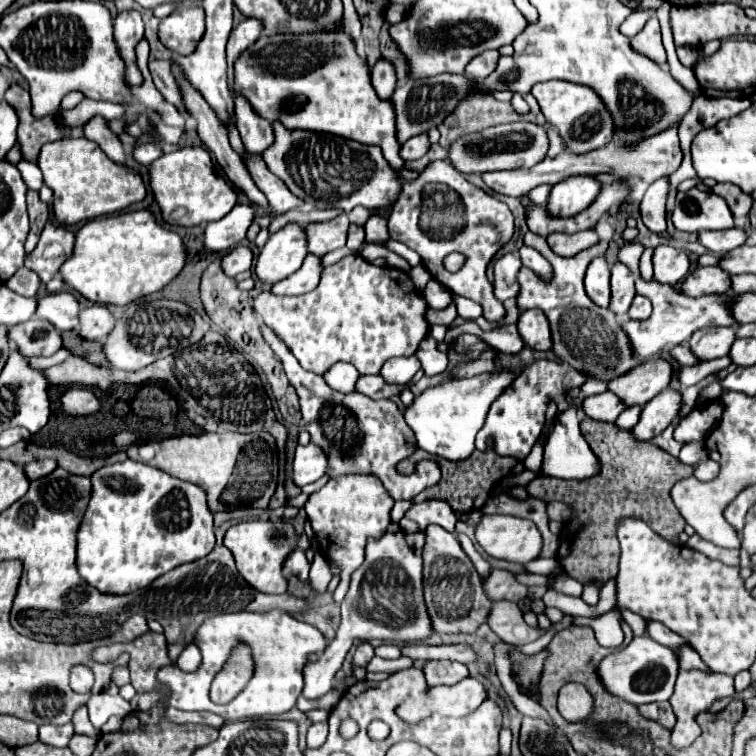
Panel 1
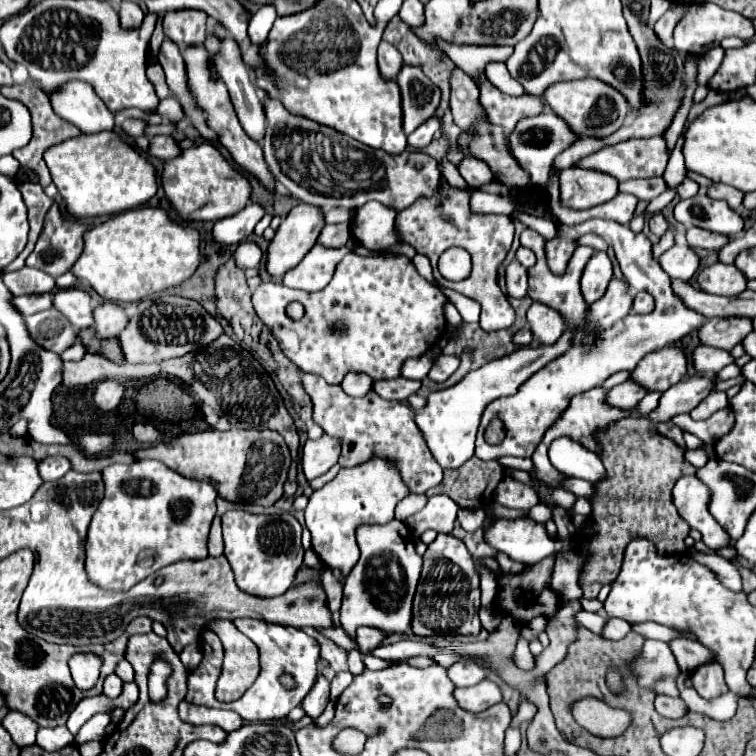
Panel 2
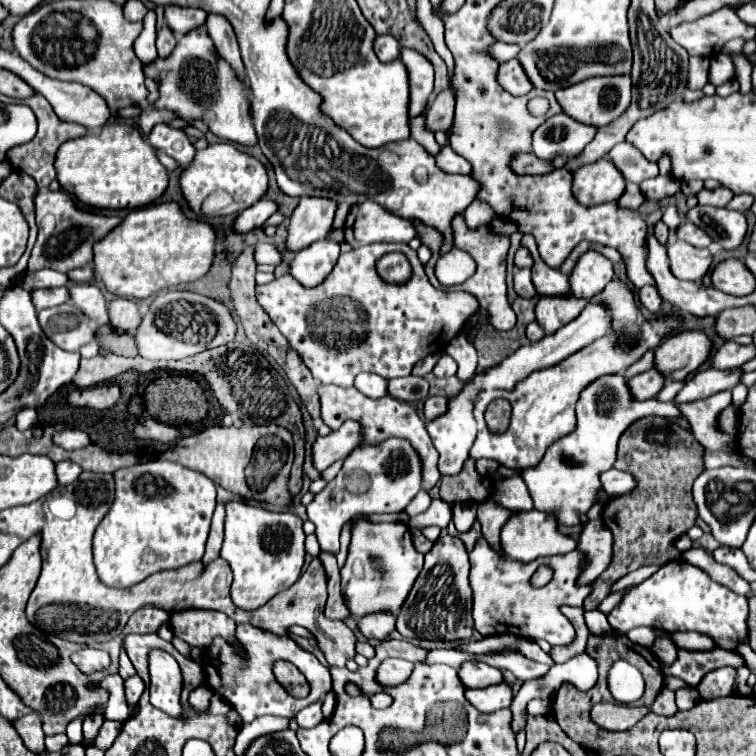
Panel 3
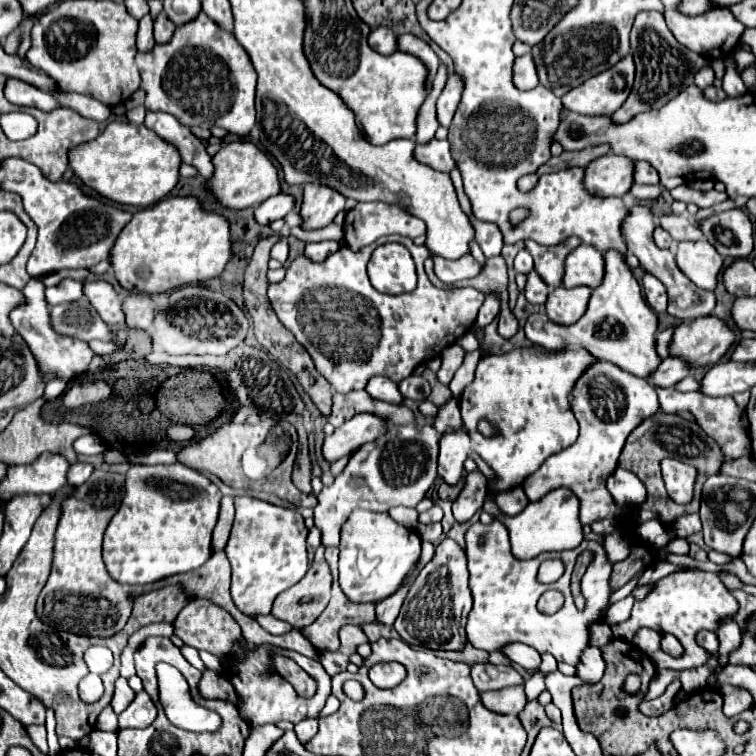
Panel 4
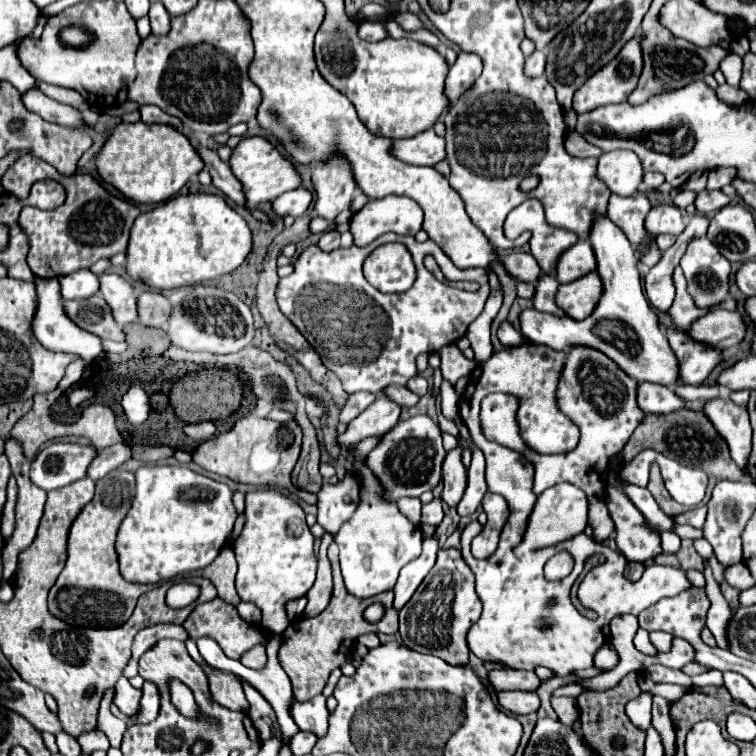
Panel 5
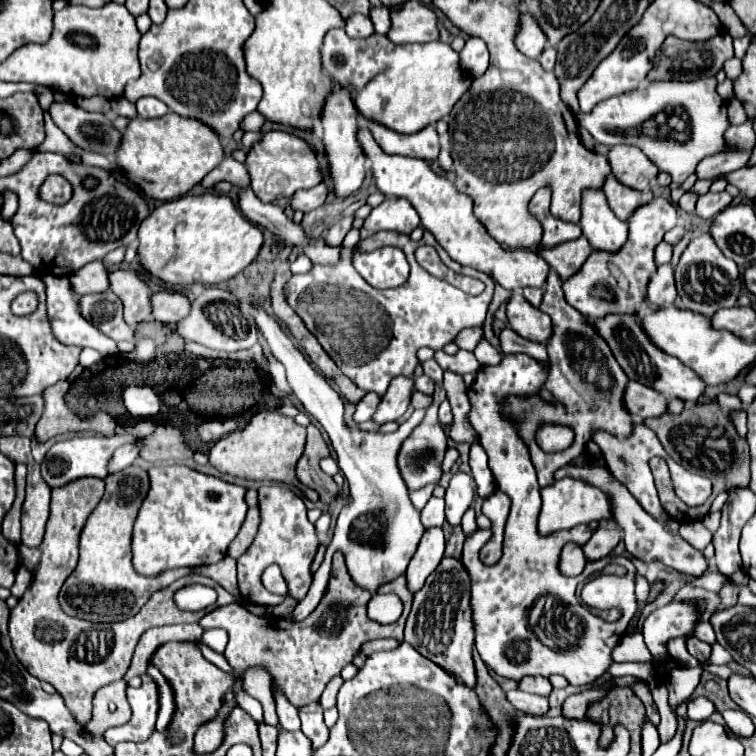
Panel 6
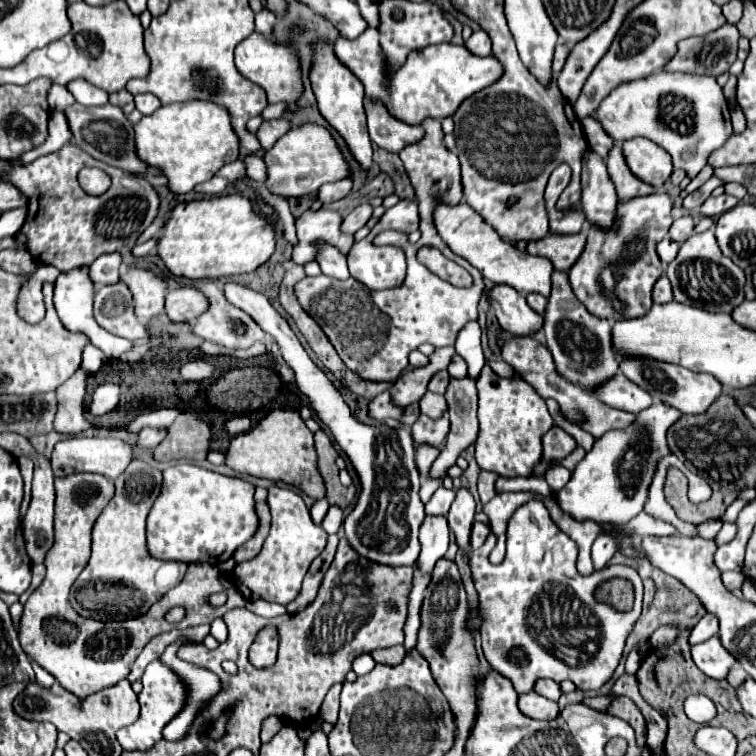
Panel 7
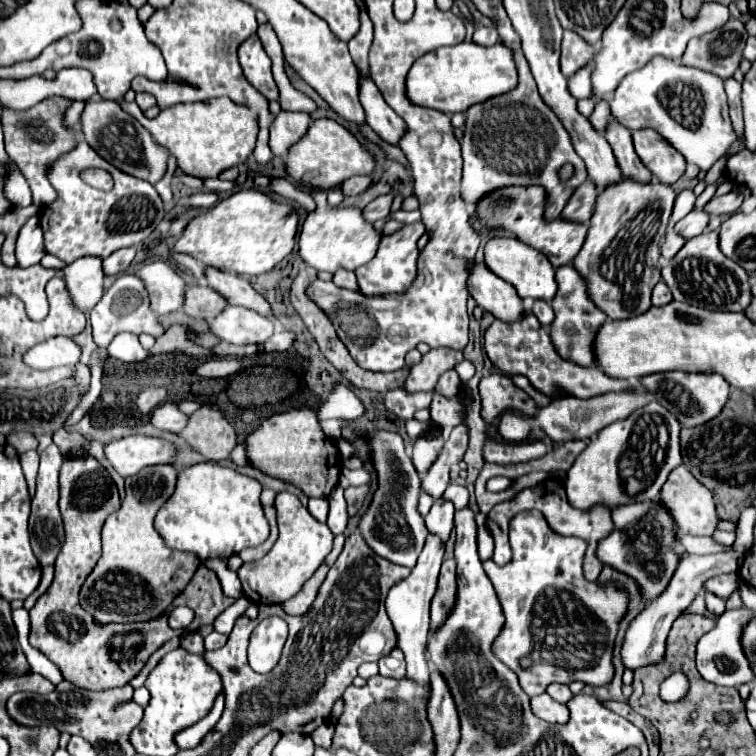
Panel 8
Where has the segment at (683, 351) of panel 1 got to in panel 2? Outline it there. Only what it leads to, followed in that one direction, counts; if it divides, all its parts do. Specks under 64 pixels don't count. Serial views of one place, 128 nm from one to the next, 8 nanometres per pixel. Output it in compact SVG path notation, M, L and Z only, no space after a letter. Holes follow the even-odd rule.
M696 346L690 356L692 356L692 362L694 362L694 368L702 370L706 374L716 374L718 370L722 370L724 366L734 362L730 352L710 348L710 346Z

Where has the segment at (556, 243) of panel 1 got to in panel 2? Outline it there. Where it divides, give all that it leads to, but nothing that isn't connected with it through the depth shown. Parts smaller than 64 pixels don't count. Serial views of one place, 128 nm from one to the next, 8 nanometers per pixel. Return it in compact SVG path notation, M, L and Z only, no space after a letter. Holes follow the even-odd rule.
M514 212L514 216L518 216L528 228L536 230L538 234L544 236L544 240L552 240L554 236L558 236L558 228L556 228L556 222L550 222L550 220L540 220L540 218L534 218L534 216L528 216L524 212ZM596 234L580 236L576 244L578 244L578 246L592 246L592 248L596 248L596 250L606 250L606 248L608 248L606 240L604 240L604 238L600 238L600 236L596 236Z

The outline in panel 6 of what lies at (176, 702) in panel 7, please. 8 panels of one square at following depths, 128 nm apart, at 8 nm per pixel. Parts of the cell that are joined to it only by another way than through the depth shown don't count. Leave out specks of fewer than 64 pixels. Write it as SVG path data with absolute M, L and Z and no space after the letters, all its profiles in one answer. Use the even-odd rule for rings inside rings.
M144 678L140 688L127 688L127 699L132 708L132 716L126 724L114 728L112 732L105 731L103 737L109 745L115 747L120 742L144 742L156 724L158 710L158 692L156 684L150 678Z

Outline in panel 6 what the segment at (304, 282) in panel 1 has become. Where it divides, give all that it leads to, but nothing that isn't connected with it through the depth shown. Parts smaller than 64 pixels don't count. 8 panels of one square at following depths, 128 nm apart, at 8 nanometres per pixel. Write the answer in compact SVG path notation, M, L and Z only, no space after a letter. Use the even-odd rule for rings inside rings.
M346 216L346 218L342 218L340 222L336 222L336 224L326 232L324 240L328 242L328 246L340 246L350 228L352 228L352 216Z

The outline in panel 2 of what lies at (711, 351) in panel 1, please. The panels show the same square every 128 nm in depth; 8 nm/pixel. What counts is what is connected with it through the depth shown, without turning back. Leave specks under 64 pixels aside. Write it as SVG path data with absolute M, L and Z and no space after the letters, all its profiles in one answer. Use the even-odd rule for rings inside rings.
M710 318L698 330L698 338L704 346L732 350L748 332L752 332L750 318Z

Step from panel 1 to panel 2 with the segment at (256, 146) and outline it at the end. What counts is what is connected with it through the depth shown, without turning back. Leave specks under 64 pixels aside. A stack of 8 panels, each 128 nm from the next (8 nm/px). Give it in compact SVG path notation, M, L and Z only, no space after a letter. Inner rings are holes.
M208 34L206 38L206 48L210 52L214 52L214 64L216 64L216 70L218 74L222 76L222 82L228 86L228 92L230 92L230 98L232 98L232 104L234 104L234 110L238 114L238 120L244 128L244 132L254 140L254 142L262 142L264 140L264 130L266 130L266 118L264 118L264 104L260 100L260 94L258 90L254 88L252 80L250 80L250 70L248 66L244 64L242 56L240 56L240 50L236 46L236 40L234 38L224 38L222 42L216 40L214 36Z

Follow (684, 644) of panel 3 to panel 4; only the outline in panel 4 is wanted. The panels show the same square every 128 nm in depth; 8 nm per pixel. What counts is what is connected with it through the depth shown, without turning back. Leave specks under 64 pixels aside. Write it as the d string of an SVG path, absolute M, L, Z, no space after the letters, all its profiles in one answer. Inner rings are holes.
M708 630L698 632L696 634L696 644L700 644L700 648L708 650L710 654L718 652L718 636L714 632L708 632Z

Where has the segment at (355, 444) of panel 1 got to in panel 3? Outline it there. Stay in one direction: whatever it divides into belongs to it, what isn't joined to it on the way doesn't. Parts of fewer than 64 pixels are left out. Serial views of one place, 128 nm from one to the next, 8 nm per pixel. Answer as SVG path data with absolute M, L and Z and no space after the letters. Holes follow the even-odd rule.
M322 384L318 388L318 396L320 396L320 402L322 402L322 420L324 420L326 426L330 426L332 430L338 430L342 426L342 422L346 422L346 420L360 422L360 428L362 428L360 446L376 444L376 442L382 442L382 440L388 440L388 438L408 440L412 444L412 448L416 450L416 454L420 454L420 462L424 466L422 490L428 492L438 484L438 480L442 476L438 466L436 466L438 454L436 454L436 448L432 446L432 440L430 440L430 436L424 428L424 420L420 420L416 408L412 404L396 400L392 396L372 400L372 398L366 398L364 394L360 394L356 388L340 388L340 386L328 386L328 384Z

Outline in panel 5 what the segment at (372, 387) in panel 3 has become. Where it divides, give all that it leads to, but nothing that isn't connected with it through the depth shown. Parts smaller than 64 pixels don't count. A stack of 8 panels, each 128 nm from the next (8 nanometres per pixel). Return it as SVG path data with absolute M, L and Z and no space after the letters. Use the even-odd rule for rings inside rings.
M386 386L382 390L384 396L392 398L392 402L396 402L398 406L414 406L420 398L416 394L412 394L406 386Z

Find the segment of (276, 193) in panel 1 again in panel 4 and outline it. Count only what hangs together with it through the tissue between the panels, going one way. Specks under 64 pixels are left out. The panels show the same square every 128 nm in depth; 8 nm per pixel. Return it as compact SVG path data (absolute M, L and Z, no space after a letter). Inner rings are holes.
M204 12L198 14L192 22L178 26L172 40L164 46L154 46L146 54L136 54L136 64L142 76L142 88L146 90L146 110L148 112L168 112L184 126L202 126L214 124L236 136L248 136L254 128L254 90L256 90L256 72L246 50L236 42L234 34L220 30Z

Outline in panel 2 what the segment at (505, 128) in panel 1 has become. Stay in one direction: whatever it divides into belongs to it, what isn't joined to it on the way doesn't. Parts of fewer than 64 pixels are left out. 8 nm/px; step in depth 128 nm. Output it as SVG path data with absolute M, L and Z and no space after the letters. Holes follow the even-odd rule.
M546 110L544 114L524 118L516 124L516 130L512 130L512 134L508 136L508 150L516 158L516 162L532 176L532 184L536 186L536 190L542 190L548 182L548 174L550 174L554 156L560 154L564 148L568 148L574 140L576 140L576 136L566 126L566 122L562 118L558 118L554 112Z

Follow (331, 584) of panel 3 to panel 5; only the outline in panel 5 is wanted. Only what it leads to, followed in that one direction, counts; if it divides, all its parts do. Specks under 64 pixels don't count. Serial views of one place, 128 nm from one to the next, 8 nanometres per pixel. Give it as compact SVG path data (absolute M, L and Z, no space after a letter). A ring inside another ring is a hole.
M334 542L328 548L328 558L330 558L332 576L334 576L334 592L332 592L332 600L330 600L328 608L314 618L298 618L298 620L290 622L290 626L282 634L284 640L282 640L278 658L280 658L284 672L288 674L288 678L294 684L296 700L310 700L322 692L330 672L334 668L344 666L344 662L348 660L352 646L354 646L354 638L358 638L360 634L366 634L366 632L382 632L382 634L398 632L398 612L392 608L392 592L384 592L384 594L378 594L378 596L372 596L366 600L358 600L358 598L350 596L346 592L342 576L340 576L338 546ZM376 602L384 606L384 616L372 624L364 618L364 610Z

